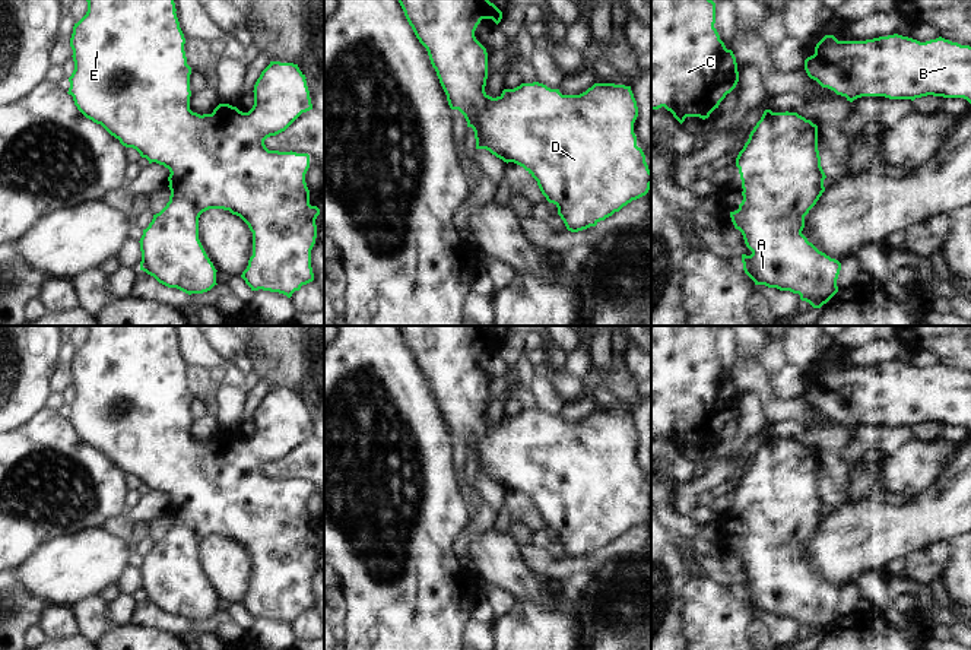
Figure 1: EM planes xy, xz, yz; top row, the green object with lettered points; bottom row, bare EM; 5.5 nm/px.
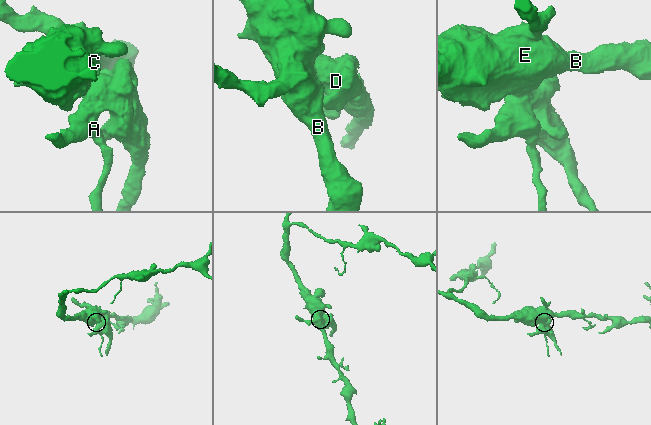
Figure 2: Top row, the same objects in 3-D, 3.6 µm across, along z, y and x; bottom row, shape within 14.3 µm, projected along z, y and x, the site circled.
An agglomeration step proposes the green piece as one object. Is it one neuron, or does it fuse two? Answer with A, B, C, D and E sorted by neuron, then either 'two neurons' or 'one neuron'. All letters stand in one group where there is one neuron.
A B C D E | one neuron

